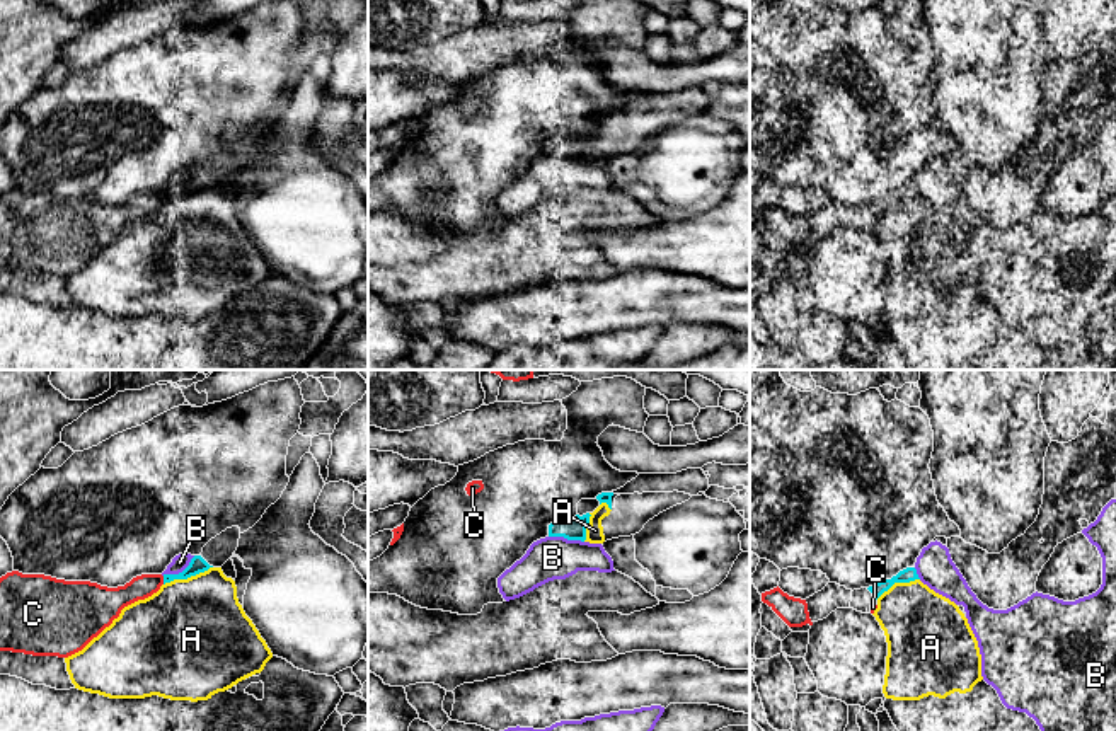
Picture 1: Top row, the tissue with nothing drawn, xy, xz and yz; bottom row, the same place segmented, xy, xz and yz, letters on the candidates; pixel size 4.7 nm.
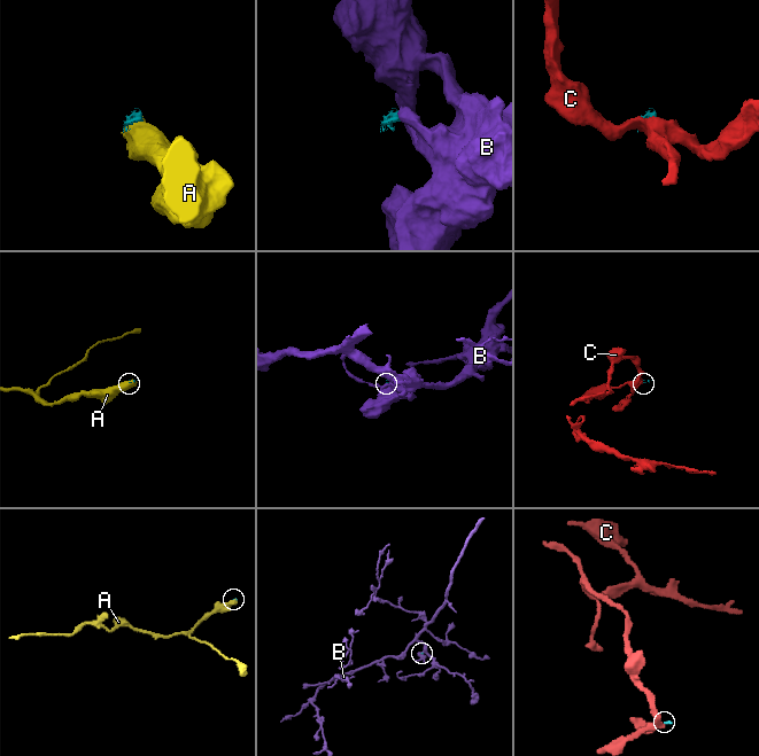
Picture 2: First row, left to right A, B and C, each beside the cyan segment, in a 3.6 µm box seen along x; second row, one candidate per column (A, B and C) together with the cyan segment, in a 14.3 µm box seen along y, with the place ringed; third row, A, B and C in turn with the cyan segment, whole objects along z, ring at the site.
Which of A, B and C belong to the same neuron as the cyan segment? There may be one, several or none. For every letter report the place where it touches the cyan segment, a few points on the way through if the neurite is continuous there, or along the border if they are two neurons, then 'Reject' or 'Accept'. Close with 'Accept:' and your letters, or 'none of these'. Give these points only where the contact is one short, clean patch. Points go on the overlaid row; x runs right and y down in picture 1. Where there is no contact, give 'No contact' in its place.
A: Touches cyan at xy (188, 576). Accept
B: Touches cyan at xy (179, 573). Reject
C: Touches cyan at xy (164, 580). Reject
Accept: A

